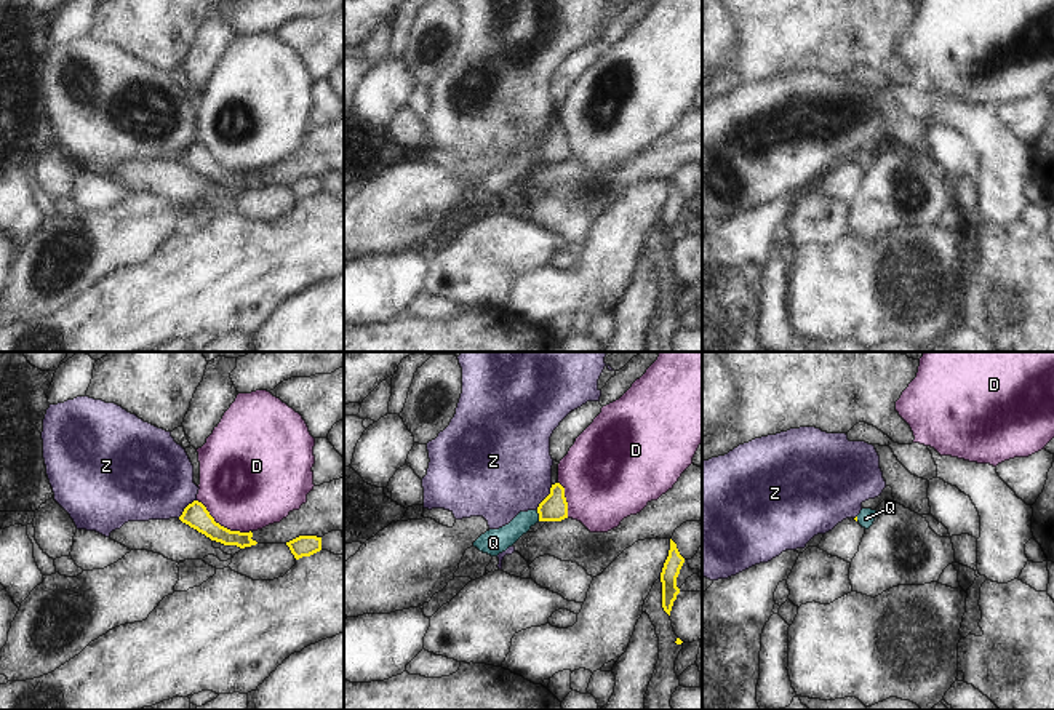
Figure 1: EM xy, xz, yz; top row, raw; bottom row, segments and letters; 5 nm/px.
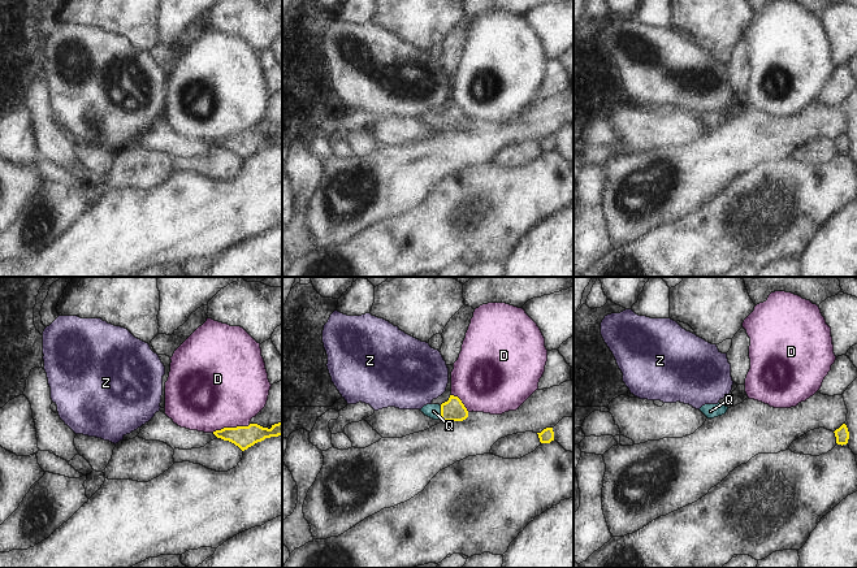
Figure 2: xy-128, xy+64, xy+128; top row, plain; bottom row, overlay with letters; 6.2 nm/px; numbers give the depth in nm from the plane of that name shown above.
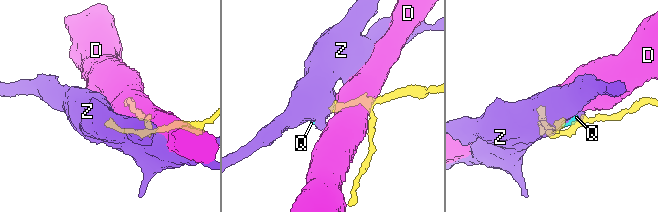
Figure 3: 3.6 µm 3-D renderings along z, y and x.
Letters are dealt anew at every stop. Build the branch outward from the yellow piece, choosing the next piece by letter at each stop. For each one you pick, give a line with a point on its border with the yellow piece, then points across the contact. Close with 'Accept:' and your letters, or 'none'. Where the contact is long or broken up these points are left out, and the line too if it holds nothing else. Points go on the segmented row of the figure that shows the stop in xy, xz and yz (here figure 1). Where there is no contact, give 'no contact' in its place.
Q: contact xz (539, 515); way xz (554, 507), (539, 515), (526, 518), (498, 541)
Accept: Q

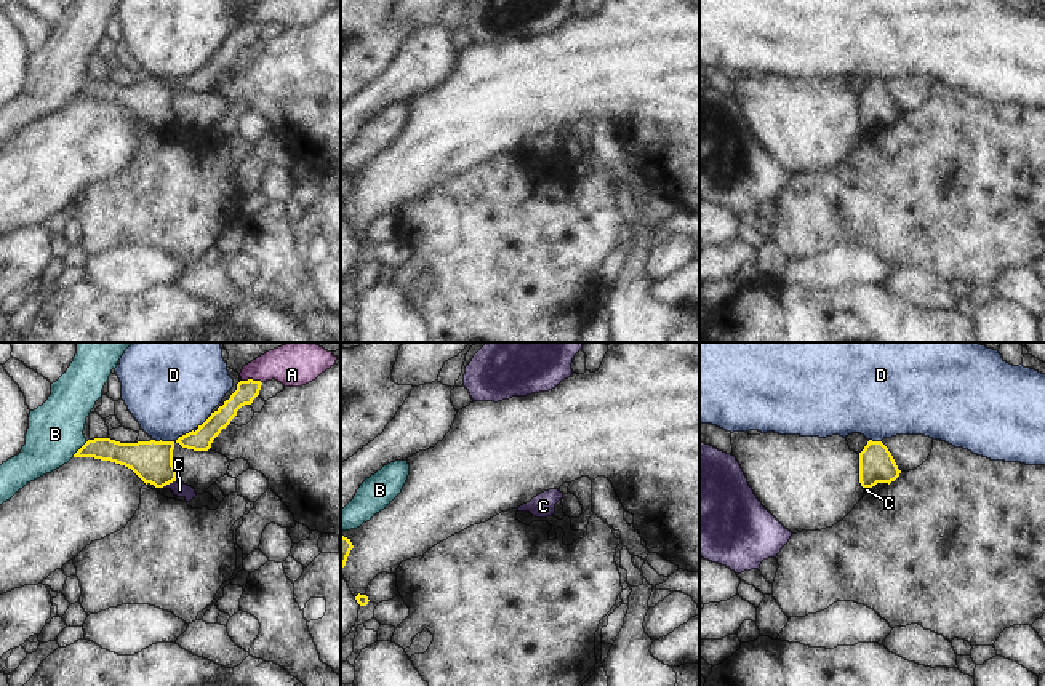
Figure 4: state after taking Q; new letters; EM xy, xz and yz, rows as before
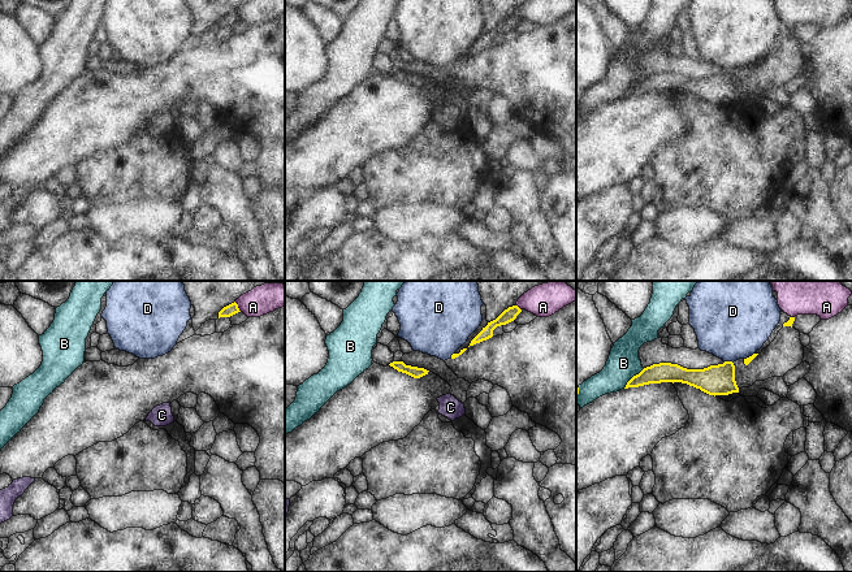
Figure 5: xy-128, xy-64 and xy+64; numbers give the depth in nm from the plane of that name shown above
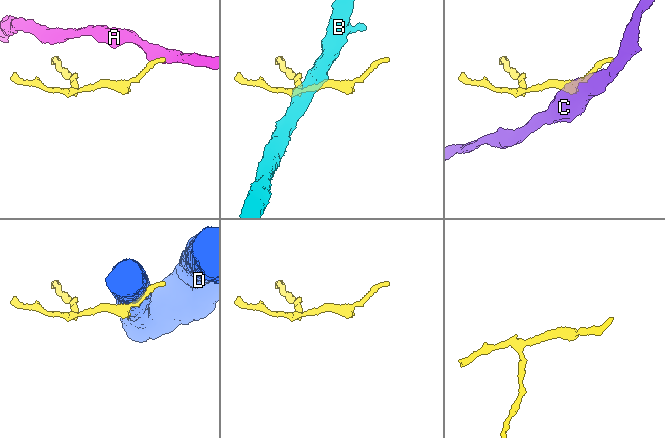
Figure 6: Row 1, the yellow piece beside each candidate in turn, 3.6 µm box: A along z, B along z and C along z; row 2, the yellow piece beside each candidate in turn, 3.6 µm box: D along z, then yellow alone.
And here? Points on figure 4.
Accept: none

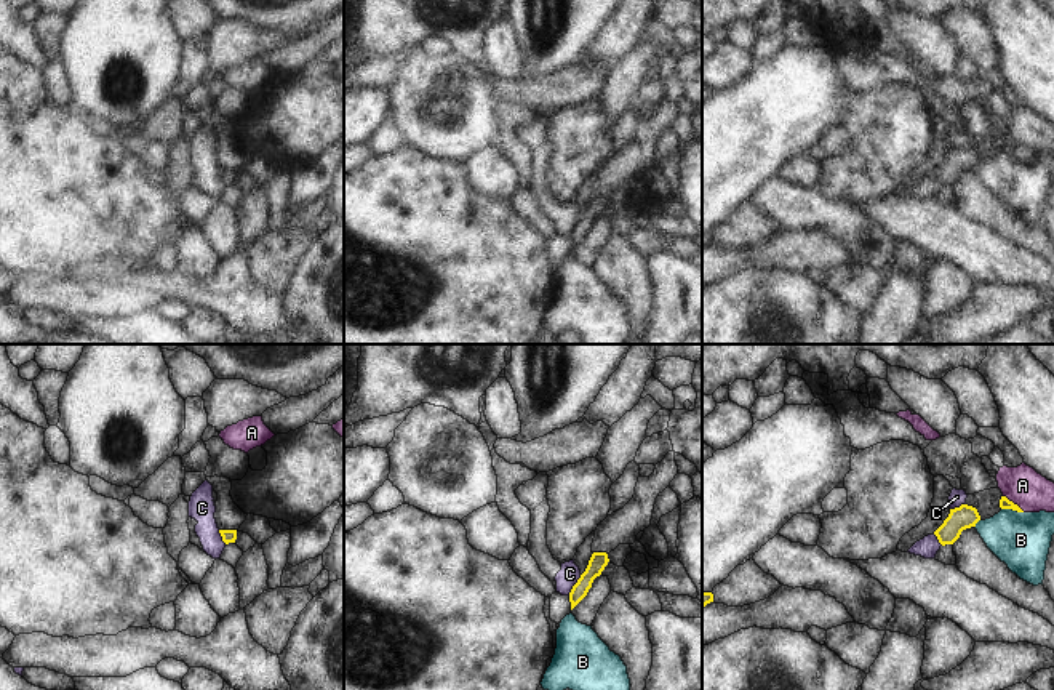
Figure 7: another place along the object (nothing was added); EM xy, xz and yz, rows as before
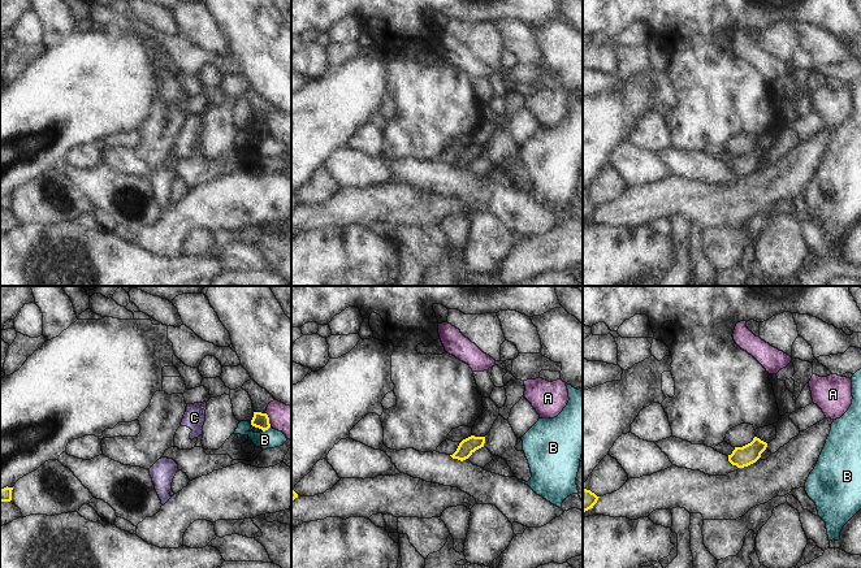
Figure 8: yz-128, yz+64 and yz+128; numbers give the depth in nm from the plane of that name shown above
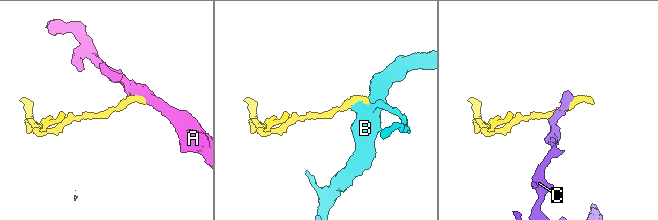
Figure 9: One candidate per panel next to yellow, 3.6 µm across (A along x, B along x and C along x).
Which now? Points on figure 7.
Accept: none

